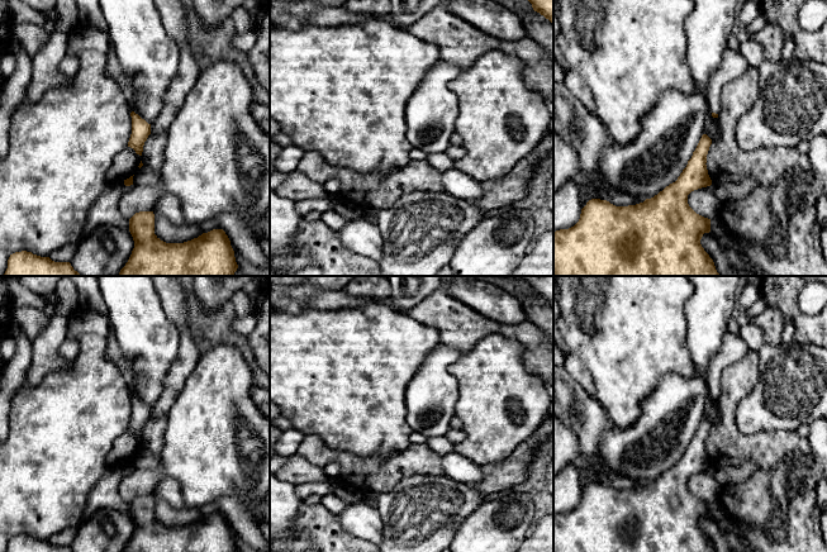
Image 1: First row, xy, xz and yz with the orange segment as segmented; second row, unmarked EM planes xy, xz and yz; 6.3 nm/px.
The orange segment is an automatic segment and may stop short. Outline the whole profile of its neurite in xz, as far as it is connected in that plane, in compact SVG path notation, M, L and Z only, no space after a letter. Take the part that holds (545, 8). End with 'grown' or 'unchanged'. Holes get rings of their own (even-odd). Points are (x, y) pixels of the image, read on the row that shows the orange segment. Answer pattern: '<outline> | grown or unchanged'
M528 0L534 11L553 23L553 0Z | unchanged

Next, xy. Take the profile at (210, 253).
M153 211L129 219L134 241L132 254L117 276L233 276L238 268L230 241L223 229L213 229L184 243L166 243L155 234Z | unchanged

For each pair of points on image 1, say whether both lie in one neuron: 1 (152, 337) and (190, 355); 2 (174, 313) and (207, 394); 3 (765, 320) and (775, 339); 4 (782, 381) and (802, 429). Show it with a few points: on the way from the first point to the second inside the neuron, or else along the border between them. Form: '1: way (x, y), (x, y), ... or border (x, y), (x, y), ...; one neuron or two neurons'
1: border (171, 319), (179, 331), (179, 351), (166, 376); two neurons
2: border (200, 355), (181, 390); two neurons
3: way (770, 326), (773, 334); one neuron
4: border (808, 423), (801, 423), (794, 429); two neurons

